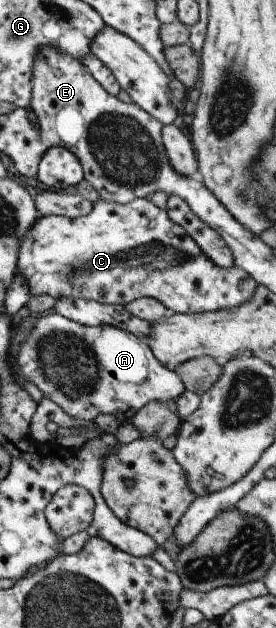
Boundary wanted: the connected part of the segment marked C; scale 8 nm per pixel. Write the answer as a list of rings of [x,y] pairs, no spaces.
[[[143,197],[132,200],[127,204],[119,204],[107,202],[99,199],[93,203],[93,210],[86,215],[69,218],[61,215],[49,215],[41,217],[33,226],[27,230],[21,239],[21,244],[18,250],[18,259],[16,270],[20,277],[28,286],[29,292],[33,297],[41,297],[42,295],[49,295],[59,300],[60,298],[83,299],[86,301],[97,301],[104,305],[127,305],[135,299],[143,297],[151,297],[158,300],[173,313],[181,314],[199,314],[204,312],[213,312],[225,307],[234,307],[243,304],[256,289],[256,282],[252,276],[249,276],[241,268],[235,266],[230,269],[219,268],[201,249],[197,243],[189,236],[189,233],[179,224],[174,223],[167,214],[166,209],[158,207],[151,197]]]

